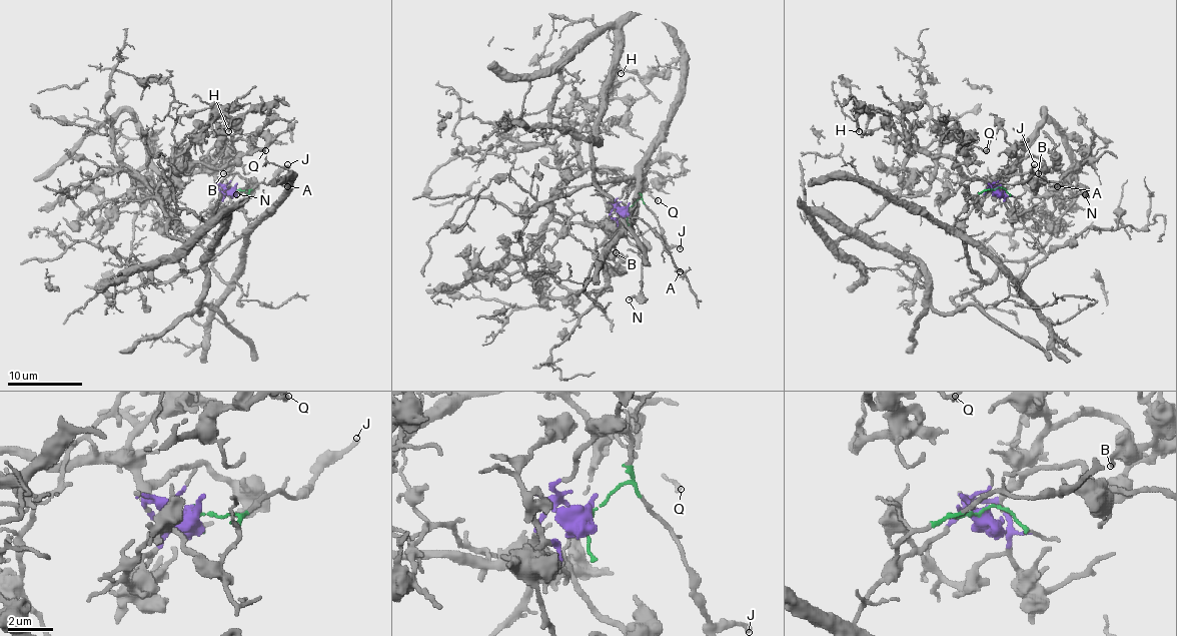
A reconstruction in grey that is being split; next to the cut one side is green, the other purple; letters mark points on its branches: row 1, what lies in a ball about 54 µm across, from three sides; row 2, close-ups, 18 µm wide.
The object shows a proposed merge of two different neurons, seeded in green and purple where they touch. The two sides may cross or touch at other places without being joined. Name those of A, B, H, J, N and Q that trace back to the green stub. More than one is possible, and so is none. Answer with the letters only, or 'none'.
A, J

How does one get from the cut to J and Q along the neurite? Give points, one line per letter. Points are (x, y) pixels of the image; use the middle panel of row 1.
J: (628, 208), (642, 199), (655, 216), (660, 237), (670, 246), (681, 248)
Q: (627, 208), (613, 208), (597, 225), (558, 222), (553, 216), (554, 195), (598, 167), (619, 167), (658, 201)

